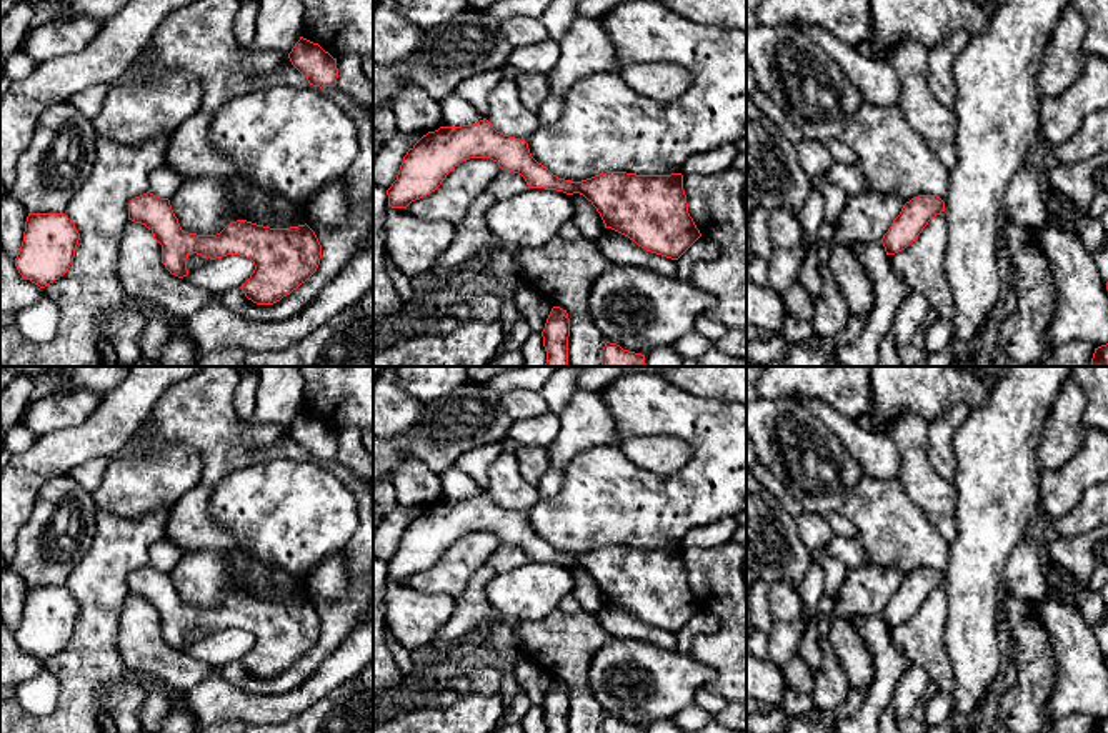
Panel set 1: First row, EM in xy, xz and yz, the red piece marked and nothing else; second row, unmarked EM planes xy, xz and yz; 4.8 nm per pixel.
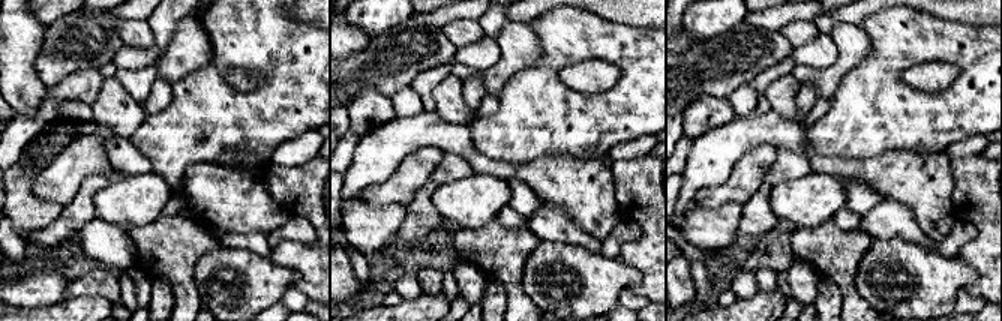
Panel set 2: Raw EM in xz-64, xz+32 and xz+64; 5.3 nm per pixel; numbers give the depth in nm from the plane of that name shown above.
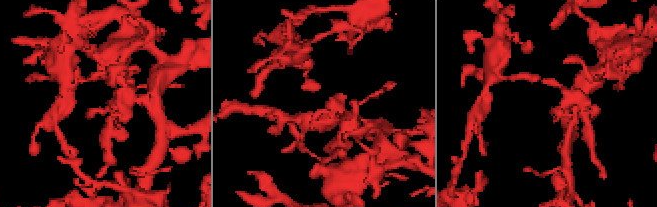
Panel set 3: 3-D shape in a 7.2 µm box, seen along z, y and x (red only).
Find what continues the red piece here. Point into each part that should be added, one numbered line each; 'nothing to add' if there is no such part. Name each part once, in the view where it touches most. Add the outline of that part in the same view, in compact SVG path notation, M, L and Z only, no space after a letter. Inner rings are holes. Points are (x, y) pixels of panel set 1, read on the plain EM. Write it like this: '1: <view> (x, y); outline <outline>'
1: xy (60, 530); outline M70 475L47 480L28 521L18 533L17 551L8 568L27 586L65 586L68 575L92 548L97 511L93 495Z

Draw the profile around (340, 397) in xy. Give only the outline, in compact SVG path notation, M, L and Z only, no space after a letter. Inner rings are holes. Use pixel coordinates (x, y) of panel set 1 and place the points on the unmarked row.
M300 366L303 376L302 410L318 416L333 431L355 426L373 431L373 366Z

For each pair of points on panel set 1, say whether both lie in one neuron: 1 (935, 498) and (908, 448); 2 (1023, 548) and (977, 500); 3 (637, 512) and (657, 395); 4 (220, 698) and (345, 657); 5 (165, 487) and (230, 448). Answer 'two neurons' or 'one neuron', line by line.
1: one neuron
2: two neurons
3: one neuron
4: one neuron
5: two neurons

